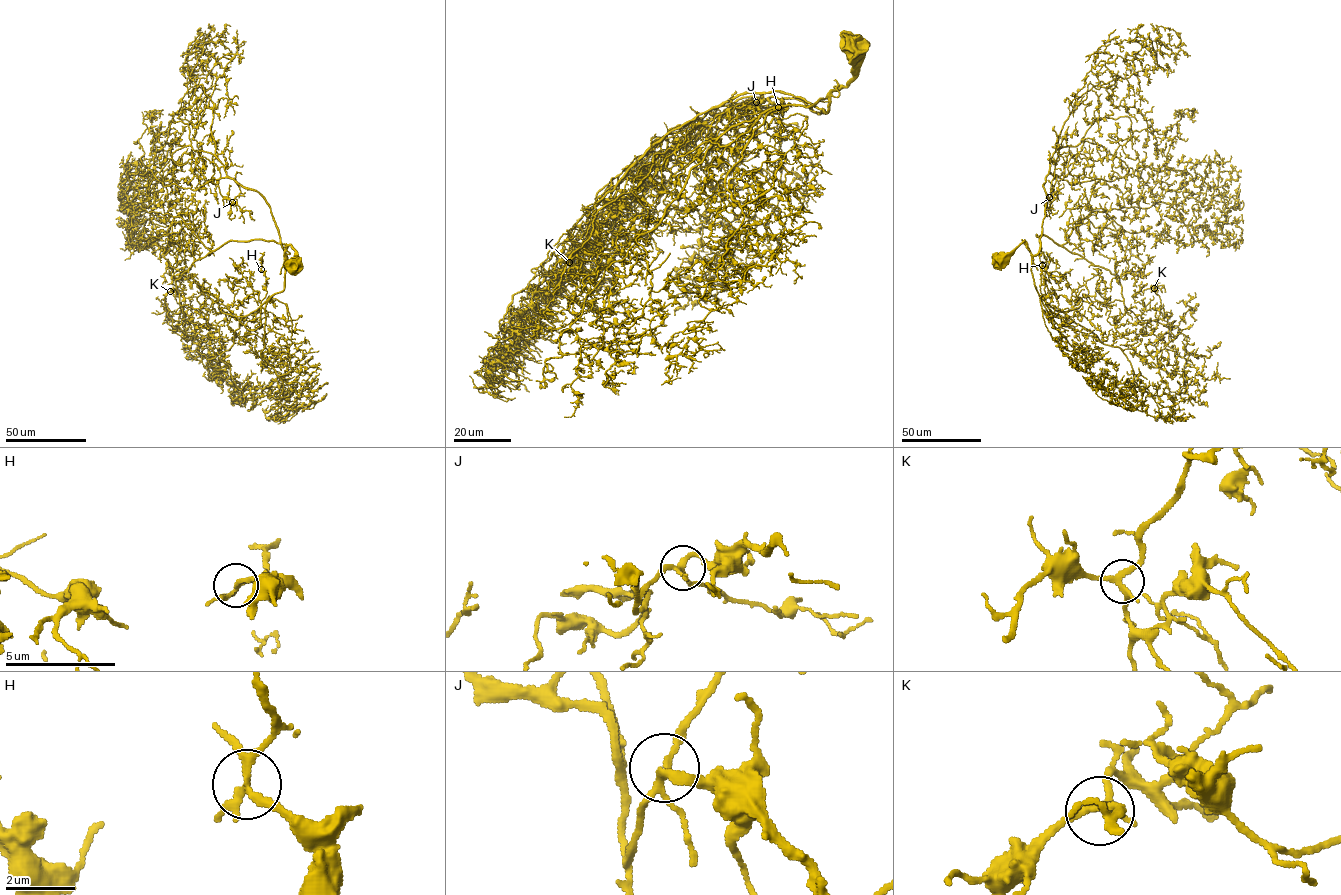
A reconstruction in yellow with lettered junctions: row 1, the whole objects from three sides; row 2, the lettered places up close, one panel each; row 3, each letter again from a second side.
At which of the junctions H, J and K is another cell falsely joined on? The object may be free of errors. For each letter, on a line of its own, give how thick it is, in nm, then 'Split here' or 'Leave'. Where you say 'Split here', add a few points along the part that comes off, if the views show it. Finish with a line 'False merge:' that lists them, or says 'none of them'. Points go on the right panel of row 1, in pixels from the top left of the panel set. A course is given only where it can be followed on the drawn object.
H: Thickness 190 nm. Leave
J: Thickness 200 nm. Leave
K: Thickness 200 nm. Leave
False merge: none of them

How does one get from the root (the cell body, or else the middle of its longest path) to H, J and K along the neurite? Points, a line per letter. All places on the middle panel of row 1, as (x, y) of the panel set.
H: (858, 47), (859, 68), (846, 86), (808, 106), (775, 106), (762, 115), (774, 108), (786, 109), (778, 107)
J: (858, 47), (859, 68), (831, 93), (828, 112), (746, 97), (709, 113), (756, 102)
K: (858, 47), (828, 112), (745, 92), (668, 131), (594, 205), (552, 289), (569, 262)

